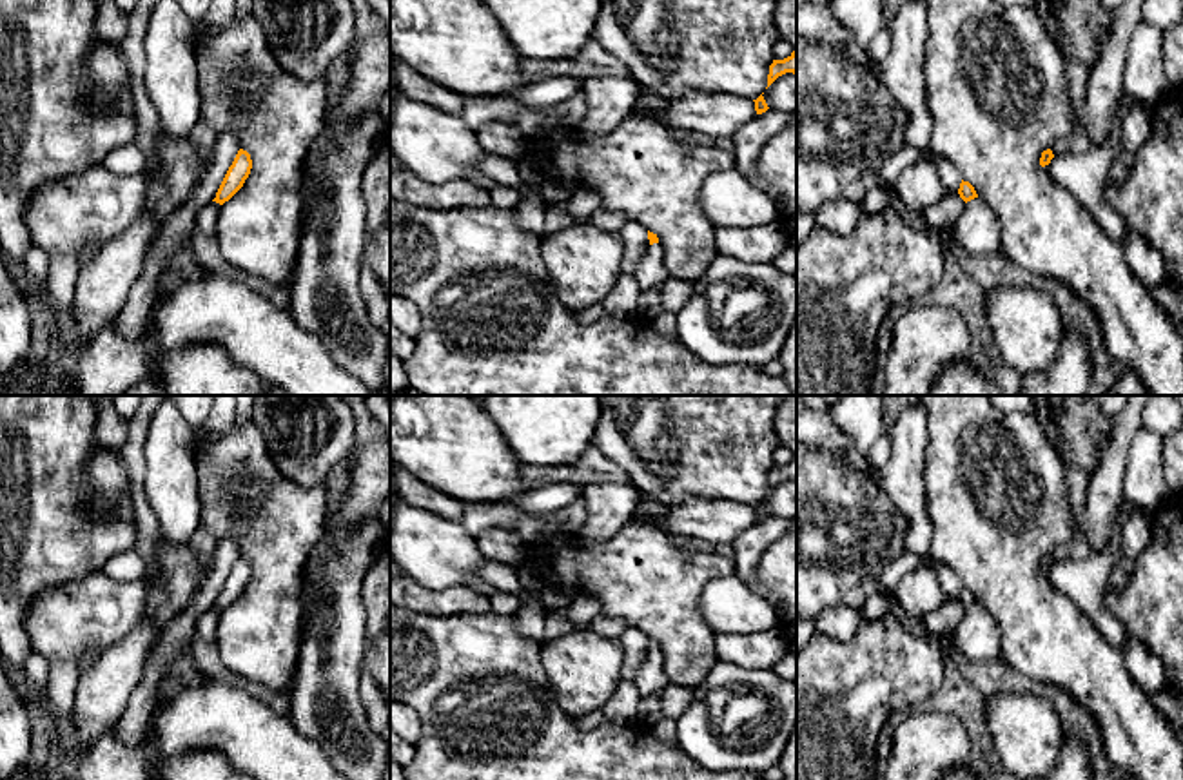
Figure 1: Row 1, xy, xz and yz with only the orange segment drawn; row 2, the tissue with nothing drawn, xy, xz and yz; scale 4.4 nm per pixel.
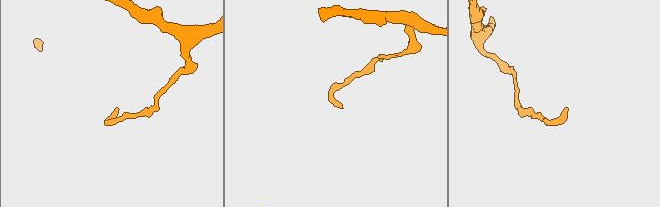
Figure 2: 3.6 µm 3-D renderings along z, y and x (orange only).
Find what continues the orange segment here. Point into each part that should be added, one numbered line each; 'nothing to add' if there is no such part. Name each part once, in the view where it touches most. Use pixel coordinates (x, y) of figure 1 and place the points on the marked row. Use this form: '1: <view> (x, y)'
1: xz (652, 271)

